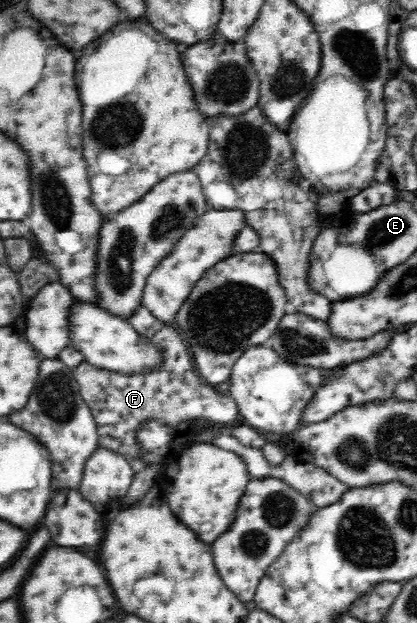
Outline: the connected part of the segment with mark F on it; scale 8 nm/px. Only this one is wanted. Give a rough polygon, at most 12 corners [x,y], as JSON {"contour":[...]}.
{"contour":[[139,304],[126,320],[164,367],[73,368],[100,446],[144,466],[138,428],[231,422],[230,391],[200,376],[174,323]]}

